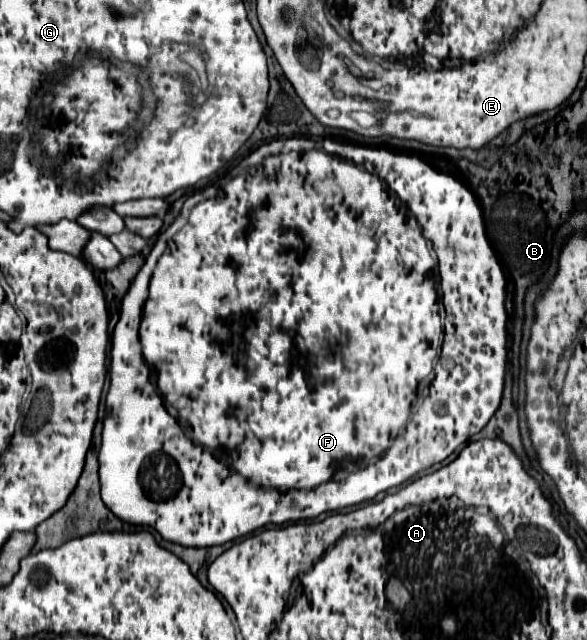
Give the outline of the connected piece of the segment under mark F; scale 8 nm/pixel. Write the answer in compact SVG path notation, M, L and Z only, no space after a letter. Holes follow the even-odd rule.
M324 140L324 142L320 142L320 144L318 144L318 146L320 146L320 148L322 148L322 150L330 150L330 154L342 154L342 158L338 158L338 156L330 156L330 154L326 154L326 152L322 152L322 150L308 150L308 152L276 152L276 146L274 146L274 144L272 144L272 142L270 142L270 144L264 144L264 146L260 146L260 148L258 148L258 150L254 150L254 152L252 152L252 154L250 154L250 156L246 156L246 158L244 158L244 160L242 160L242 162L240 162L240 164L238 164L238 166L236 166L236 168L234 168L234 170L232 170L232 172L230 172L230 178L226 178L226 182L224 182L224 184L218 184L218 190L216 190L216 196L212 196L212 198L206 198L206 200L204 200L204 202L200 202L200 204L196 204L196 206L194 206L194 208L192 208L192 212L190 212L190 218L188 218L188 222L186 222L186 224L184 224L184 226L182 226L182 228L180 228L180 232L176 232L176 234L174 234L174 236L172 236L172 238L170 238L170 240L168 240L168 242L166 242L166 250L164 250L164 254L162 254L162 256L160 256L160 258L158 258L158 262L156 262L156 268L154 268L154 272L152 272L152 278L150 278L150 292L148 292L148 298L146 298L146 300L144 300L144 306L142 306L142 278L146 278L146 266L142 266L142 270L140 270L140 272L138 272L138 276L136 276L136 278L134 278L134 280L132 280L132 284L130 284L130 288L128 288L128 292L126 292L126 296L124 296L124 300L122 300L122 306L120 306L120 310L132 310L132 306L136 306L136 304L138 304L138 306L140 306L140 308L142 308L142 318L140 318L140 326L136 326L136 334L112 334L112 335L111 335L111 345L112 345L112 346L111 346L111 348L110 348L110 372L108 372L108 376L110 376L110 388L108 388L108 394L106 394L106 414L108 414L108 416L106 416L106 418L104 418L104 430L102 430L102 448L100 448L100 450L99 450L99 453L98 453L98 461L99 461L99 482L100 482L100 486L102 486L102 500L104 500L104 504L106 504L106 506L108 506L108 508L110 508L110 510L112 510L112 512L114 512L114 514L116 514L116 516L118 516L118 518L120 518L120 520L124 520L124 522L128 522L128 524L144 524L144 526L152 526L152 528L154 528L154 530L158 530L158 532L160 532L160 536L162 536L162 538L166 538L166 540L170 540L170 542L178 542L178 544L182 544L182 546L192 546L192 548L208 548L208 546L216 546L216 544L226 544L226 542L232 542L232 540L236 540L236 538L242 538L242 536L248 536L248 534L252 534L252 532L254 532L254 530L258 530L258 528L264 528L264 526L268 526L268 524L284 524L284 522L296 522L296 520L306 520L306 518L316 518L316 516L318 516L318 514L322 514L322 512L334 512L334 510L342 510L342 508L348 508L348 506L356 506L356 504L362 504L362 502L368 502L368 500L372 500L372 498L374 498L374 496L378 496L378 494L380 494L380 492L386 492L386 490L388 490L388 488L396 488L396 486L402 486L402 484L404 484L404 482L408 482L408 480L410 480L410 478L414 478L414 476L416 476L416 474L418 474L418 472L422 472L422 470L428 470L428 468L432 468L432 466L434 466L434 464L440 464L440 462L442 462L442 460L446 460L446 458L448 458L448 456L450 456L450 454L452 454L452 452L454 452L454 450L456 450L456 448L458 448L458 446L462 446L462 444L464 444L464 442L466 442L466 440L468 440L468 438L470 438L470 436L474 436L474 434L478 434L478 432L480 432L480 430L482 430L482 428L484 428L484 426L486 426L486 424L488 424L488 420L490 420L490 418L492 418L492 416L494 416L494 414L496 414L496 410L498 410L498 406L500 406L500 402L502 402L502 394L504 394L504 376L506 376L506 356L508 356L508 350L506 350L506 342L508 342L508 314L506 314L506 300L505 300L505 286L506 286L506 283L505 283L505 280L504 280L504 274L502 274L502 270L501 270L501 268L500 268L500 265L499 265L499 264L498 264L498 260L496 260L496 256L495 256L495 254L492 254L492 252L494 252L494 250L492 250L492 248L490 248L490 242L488 242L488 238L486 238L486 230L484 230L484 220L482 220L482 210L480 210L480 206L478 206L478 202L476 202L476 198L474 198L474 194L472 194L472 192L470 192L470 190L468 190L468 188L466 188L466 186L464 186L464 184L460 184L460 182L458 182L458 180L456 180L456 178L452 178L452 176L450 176L450 174L444 174L444 172L436 172L436 170L434 170L434 168L430 168L430 166L428 166L428 164L426 164L426 162L424 162L424 160L420 160L420 158L418 158L418 156L408 156L408 154L394 154L394 152L388 152L388 150L384 150L384 148L366 148L366 146L354 146L354 144L340 144L340 142L334 142L334 140ZM380 178L382 178L382 180L384 180L384 182L386 182L386 184L388 184L388 186L390 186L390 188L392 188L392 190L394 190L394 192L396 192L396 194L398 194L398 196L400 196L400 198L402 198L402 202L406 202L406 206L410 206L410 212L412 212L412 214L414 214L414 216L416 216L416 218L418 218L418 222L422 222L422 228L420 228L420 224L418 224L418 222L416 222L416 218L414 218L414 216L412 216L412 214L410 214L410 212L408 212L408 208L406 208L406 206L404 206L404 204L402 204L402 202L400 202L400 200L398 200L398 198L396 198L396 196L394 196L394 194L392 194L392 192L390 192L390 190L388 190L388 188L386 188L386 184L384 184L384 182L382 182L382 180L380 180ZM422 230L424 230L424 234L426 234L426 238L428 238L428 242L430 242L430 244L432 244L432 248L434 248L434 252L435 252L435 253L436 253L436 257L437 257L437 260L438 260L438 266L436 266L436 262L434 262L434 258L432 258L432 256L430 256L430 250L428 250L428 242L426 242L426 238L424 238L424 236L422 236ZM440 288L441 288L441 300L442 300L442 304L443 304L443 305L444 305L444 308L445 308L445 311L446 311L446 334L444 334L444 342L446 342L446 346L448 346L448 348L444 348L444 352L442 352L442 354L440 354L440 346L442 346L442 322L440 322ZM432 370L434 370L434 372L436 372L436 378L434 378L434 382L432 382L432 384L430 384L430 394L428 394L428 396L426 396L426 398L424 398L424 400L422 400L422 404L420 404L420 406L418 406L418 410L416 410L416 412L414 412L414 414L412 414L412 402L414 402L414 400L416 400L416 398L418 398L418 384L420 384L420 382L422 382L422 380L424 380L424 378L426 378L426 376L428 376L428 374L430 374L430 372L432 372ZM358 458L368 458L368 460L372 460L372 458L374 458L374 460L372 460L372 464L368 464L368 466L364 466L364 468L354 468L354 470L352 470L352 472L350 472L350 468L346 468L346 462L354 462L354 464L356 464L356 462L358 462Z

